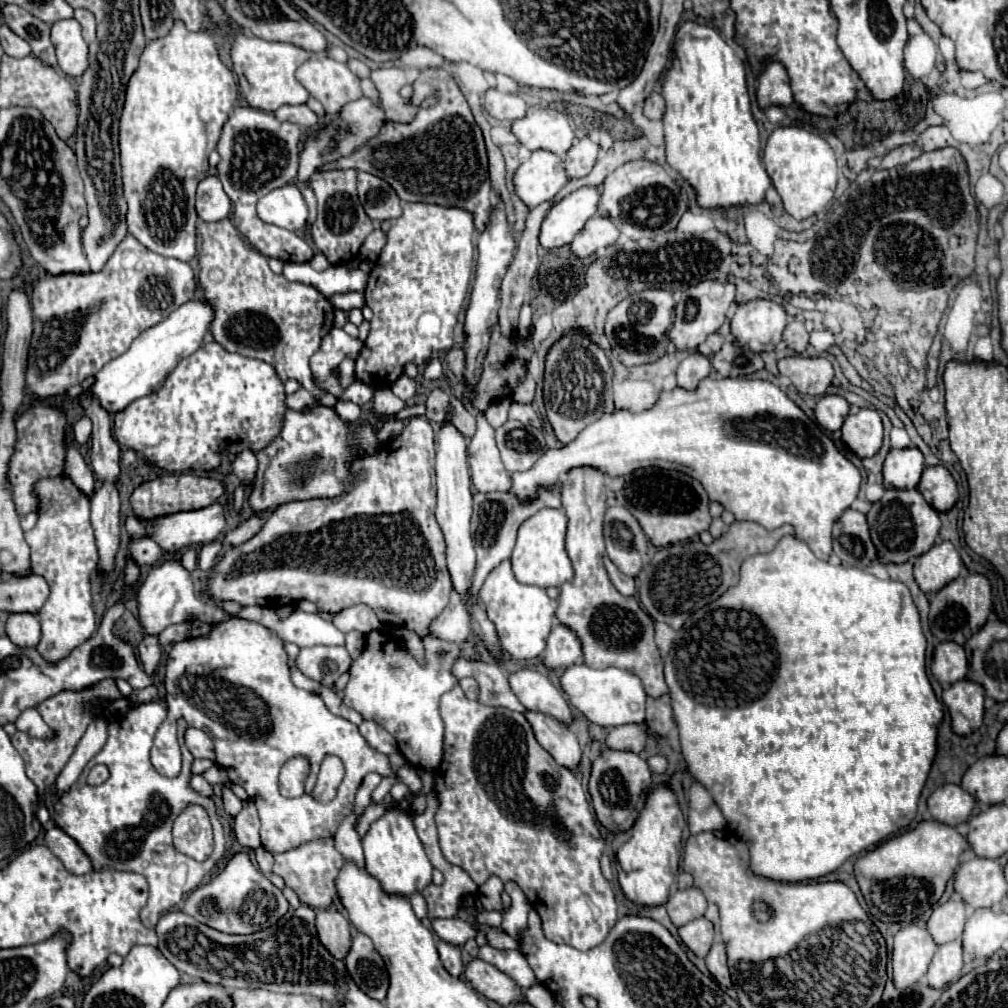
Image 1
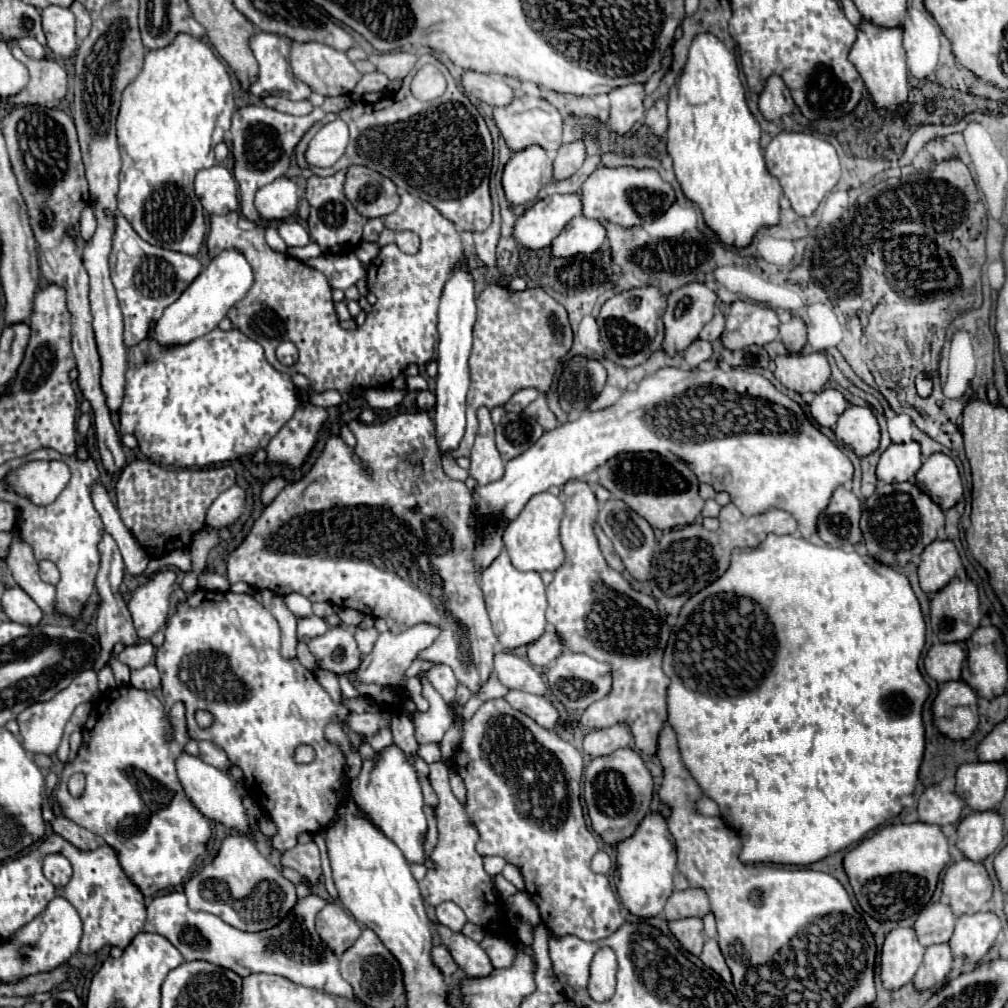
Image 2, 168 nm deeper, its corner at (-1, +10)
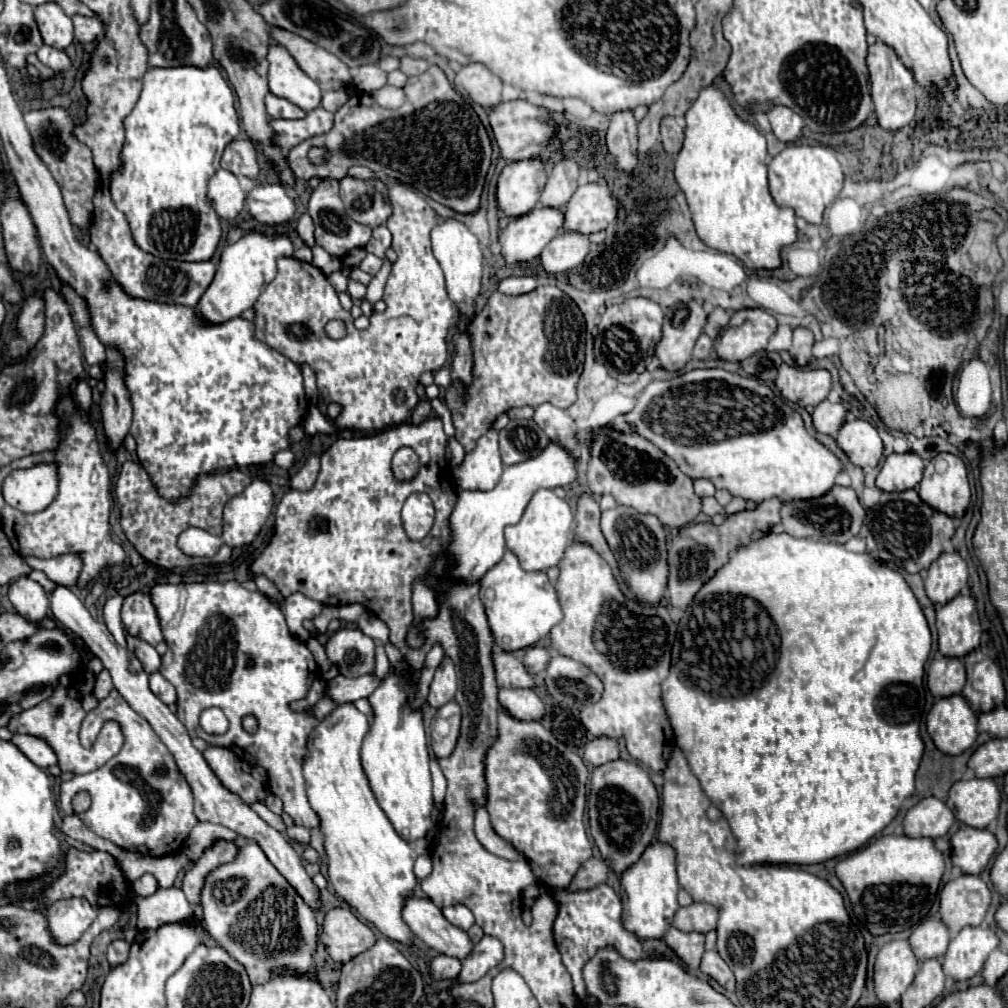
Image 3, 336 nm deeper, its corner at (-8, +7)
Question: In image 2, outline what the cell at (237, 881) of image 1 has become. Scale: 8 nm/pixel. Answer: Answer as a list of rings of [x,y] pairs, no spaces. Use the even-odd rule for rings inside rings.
[[[229,834],[217,858],[185,884],[185,896],[191,910],[215,914],[227,924],[247,932],[273,928],[297,902],[293,882],[283,878],[281,872],[259,854],[247,834]]]

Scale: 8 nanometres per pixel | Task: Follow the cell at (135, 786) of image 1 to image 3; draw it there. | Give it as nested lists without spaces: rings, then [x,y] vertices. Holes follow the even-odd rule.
[[[112,689],[110,695],[102,699],[100,705],[86,715],[80,729],[80,743],[84,747],[90,747],[108,719],[114,719],[122,725],[122,731],[126,737],[124,747],[100,769],[86,775],[76,775],[70,781],[62,781],[60,809],[66,815],[70,815],[74,795],[80,791],[86,791],[92,797],[92,805],[88,811],[80,813],[78,817],[96,835],[112,841],[114,845],[122,849],[136,851],[150,857],[164,857],[164,855],[172,855],[180,851],[184,845],[184,839],[188,837],[192,827],[198,823],[192,811],[194,797],[192,797],[190,785],[186,783],[184,775],[180,773],[166,745],[152,731],[150,723],[146,723],[146,719],[142,719],[122,699],[122,695],[116,689]],[[160,767],[166,767],[164,775],[156,773],[156,769]]]

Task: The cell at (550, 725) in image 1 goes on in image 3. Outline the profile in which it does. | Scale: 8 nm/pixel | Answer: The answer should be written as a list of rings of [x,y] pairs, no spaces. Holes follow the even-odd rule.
[[[500,689],[500,705],[522,721],[538,721],[544,715],[544,705],[532,689]]]

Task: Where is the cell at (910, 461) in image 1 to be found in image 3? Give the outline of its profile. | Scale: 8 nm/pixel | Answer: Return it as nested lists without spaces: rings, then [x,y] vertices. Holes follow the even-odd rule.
[[[892,453],[886,457],[878,477],[876,477],[876,487],[882,491],[906,491],[906,489],[916,489],[920,479],[922,479],[922,469],[924,461],[916,453]]]

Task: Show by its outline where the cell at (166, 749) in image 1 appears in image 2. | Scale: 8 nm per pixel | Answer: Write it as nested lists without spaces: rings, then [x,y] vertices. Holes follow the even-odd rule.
[[[197,590],[197,592],[195,592],[189,600],[185,600],[185,602],[177,608],[177,612],[171,616],[171,620],[169,620],[169,624],[167,624],[167,628],[165,628],[165,642],[159,646],[157,656],[155,656],[155,664],[157,664],[159,672],[161,672],[163,698],[165,698],[165,704],[167,704],[165,710],[169,710],[169,706],[171,706],[173,702],[183,700],[185,706],[187,706],[189,738],[193,738],[193,740],[211,740],[211,742],[219,744],[219,746],[225,750],[225,754],[227,754],[227,758],[231,760],[231,764],[243,770],[243,774],[245,774],[245,788],[247,788],[249,796],[271,816],[271,820],[273,820],[275,826],[277,826],[277,834],[269,838],[269,846],[271,846],[273,852],[283,852],[283,850],[293,848],[293,846],[297,844],[297,836],[299,836],[301,832],[315,834],[315,832],[327,828],[329,822],[331,822],[331,818],[335,816],[339,804],[343,804],[343,802],[347,800],[347,794],[345,794],[345,752],[343,752],[337,744],[333,744],[333,742],[329,742],[329,740],[325,738],[325,728],[327,728],[327,724],[337,722],[337,724],[341,726],[341,730],[349,736],[353,750],[359,750],[361,744],[363,744],[363,738],[361,738],[357,732],[351,732],[351,728],[347,728],[347,720],[349,720],[349,714],[351,714],[351,712],[349,712],[343,704],[335,704],[335,702],[331,700],[331,696],[325,692],[325,688],[315,680],[315,676],[313,676],[307,668],[303,668],[303,666],[299,664],[299,660],[283,660],[281,654],[279,654],[279,646],[281,646],[281,630],[279,630],[279,624],[277,624],[275,616],[273,616],[261,602],[257,602],[253,596],[247,596],[247,594],[233,594],[233,592]],[[197,710],[209,710],[209,712],[213,714],[213,724],[211,724],[209,728],[201,730],[201,728],[197,726],[197,722],[195,722],[195,712],[197,712]],[[299,744],[311,744],[311,746],[315,748],[317,758],[315,758],[311,764],[295,764],[295,762],[293,762],[291,752],[293,752],[293,748],[297,748]]]

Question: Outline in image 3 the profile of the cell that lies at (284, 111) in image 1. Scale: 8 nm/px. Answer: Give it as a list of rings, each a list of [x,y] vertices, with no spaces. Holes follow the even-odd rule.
[[[272,93],[266,95],[266,111],[272,119],[302,119],[306,115],[300,107],[296,107],[288,99],[276,97]]]

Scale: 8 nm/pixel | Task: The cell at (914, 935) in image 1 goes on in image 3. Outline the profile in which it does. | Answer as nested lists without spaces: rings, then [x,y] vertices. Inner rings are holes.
[[[908,941],[886,943],[874,963],[874,991],[884,1003],[898,1001],[908,985],[914,981],[918,971],[918,961],[908,945]]]

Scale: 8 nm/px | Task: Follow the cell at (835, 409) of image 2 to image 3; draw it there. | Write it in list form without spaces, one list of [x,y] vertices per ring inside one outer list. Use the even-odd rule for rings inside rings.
[[[822,401],[820,405],[814,407],[812,411],[812,421],[814,421],[814,429],[818,433],[836,437],[838,429],[842,427],[846,419],[846,407],[842,403],[830,403],[830,401]]]

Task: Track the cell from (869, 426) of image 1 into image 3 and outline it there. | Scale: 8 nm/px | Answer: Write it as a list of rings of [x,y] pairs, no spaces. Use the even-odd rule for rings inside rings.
[[[864,419],[846,421],[836,437],[836,443],[856,467],[876,467],[882,459],[882,439],[878,437],[878,431]]]

